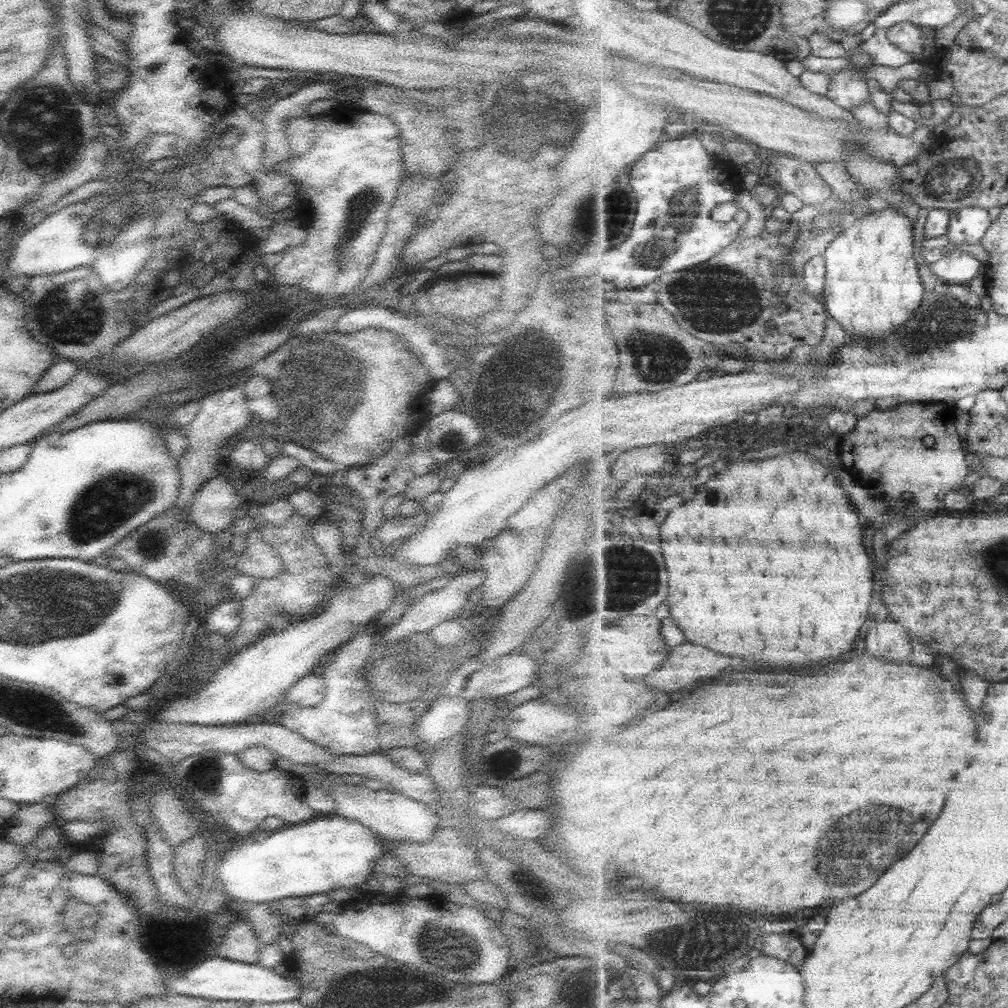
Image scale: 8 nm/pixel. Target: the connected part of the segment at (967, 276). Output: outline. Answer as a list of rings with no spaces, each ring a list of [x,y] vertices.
[[[948,234],[940,238],[925,239],[922,248],[942,248],[948,249],[946,258],[942,258],[931,266],[936,276],[942,278],[946,283],[965,285],[978,277],[982,267],[986,263],[982,257],[972,257],[963,254],[956,244],[950,240]]]

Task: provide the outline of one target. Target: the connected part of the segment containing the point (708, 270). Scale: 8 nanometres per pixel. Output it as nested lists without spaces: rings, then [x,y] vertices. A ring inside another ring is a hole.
[[[760,235],[742,236],[709,262],[662,276],[658,304],[666,306],[686,332],[701,340],[720,348],[741,344],[747,358],[757,363],[786,361],[798,346],[820,346],[831,317],[822,298],[809,294],[805,274],[794,270],[794,256],[795,242],[789,247]],[[785,263],[792,265],[793,285],[789,293],[780,295],[776,294],[780,284],[777,277]]]

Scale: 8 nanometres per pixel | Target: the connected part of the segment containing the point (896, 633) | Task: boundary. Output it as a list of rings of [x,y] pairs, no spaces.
[[[886,620],[884,624],[870,630],[868,636],[868,654],[878,658],[886,658],[888,662],[904,662],[912,654],[912,640],[908,632],[894,620]]]

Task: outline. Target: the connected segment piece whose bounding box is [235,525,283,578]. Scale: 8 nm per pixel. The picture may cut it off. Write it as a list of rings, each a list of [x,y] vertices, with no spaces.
[[[260,525],[247,534],[247,546],[236,564],[238,574],[259,578],[274,578],[282,572],[283,561],[278,551],[264,542]]]

